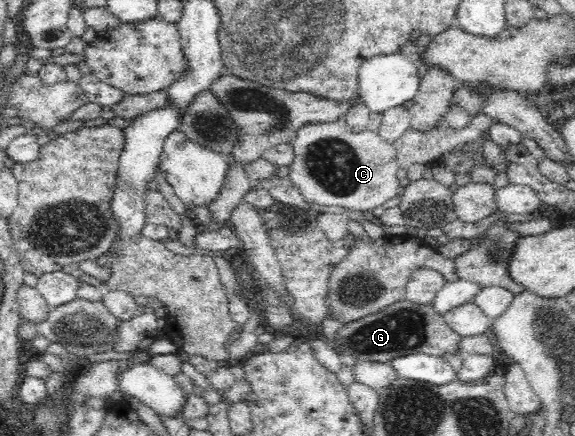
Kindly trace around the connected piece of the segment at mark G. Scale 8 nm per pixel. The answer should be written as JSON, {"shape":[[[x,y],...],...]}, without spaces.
{"shape":[[[401,300],[379,312],[367,314],[363,318],[345,323],[335,334],[334,346],[343,355],[360,361],[389,363],[399,356],[425,354],[428,356],[461,356],[459,336],[447,323],[444,315],[431,305],[411,303]]]}

